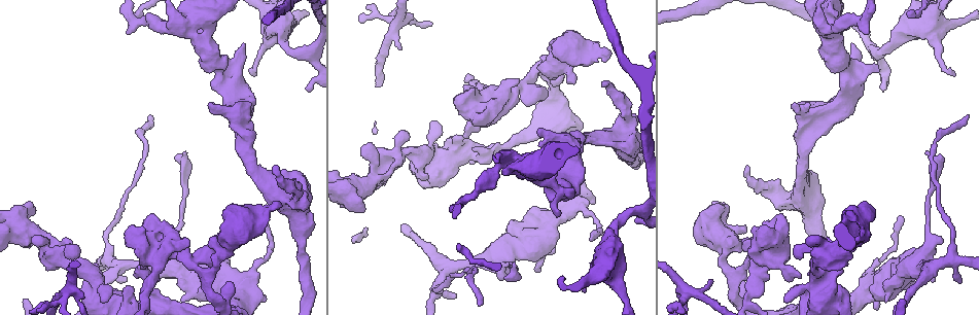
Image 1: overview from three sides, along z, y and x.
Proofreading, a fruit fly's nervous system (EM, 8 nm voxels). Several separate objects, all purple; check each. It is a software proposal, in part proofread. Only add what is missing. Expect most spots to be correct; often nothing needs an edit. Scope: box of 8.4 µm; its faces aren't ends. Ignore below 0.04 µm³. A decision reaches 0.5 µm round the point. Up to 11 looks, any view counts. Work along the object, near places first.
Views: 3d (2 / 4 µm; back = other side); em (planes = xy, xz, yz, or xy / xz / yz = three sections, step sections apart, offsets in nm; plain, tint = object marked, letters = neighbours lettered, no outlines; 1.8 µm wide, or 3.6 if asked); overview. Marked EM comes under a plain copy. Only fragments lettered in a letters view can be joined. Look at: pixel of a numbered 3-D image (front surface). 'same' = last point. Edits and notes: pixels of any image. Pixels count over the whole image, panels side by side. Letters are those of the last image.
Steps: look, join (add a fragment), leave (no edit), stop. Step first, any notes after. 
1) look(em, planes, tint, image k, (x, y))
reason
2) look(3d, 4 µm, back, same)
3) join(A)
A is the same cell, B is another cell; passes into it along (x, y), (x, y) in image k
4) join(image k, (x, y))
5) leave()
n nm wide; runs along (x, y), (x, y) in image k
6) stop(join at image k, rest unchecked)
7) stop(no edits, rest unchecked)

look(3d, 2 µm, image 1, (886, 299))
an open end

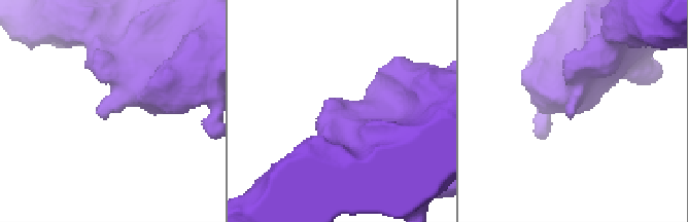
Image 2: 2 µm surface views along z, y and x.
look(em, xz, step 4, letters, image 2, (572, 114))

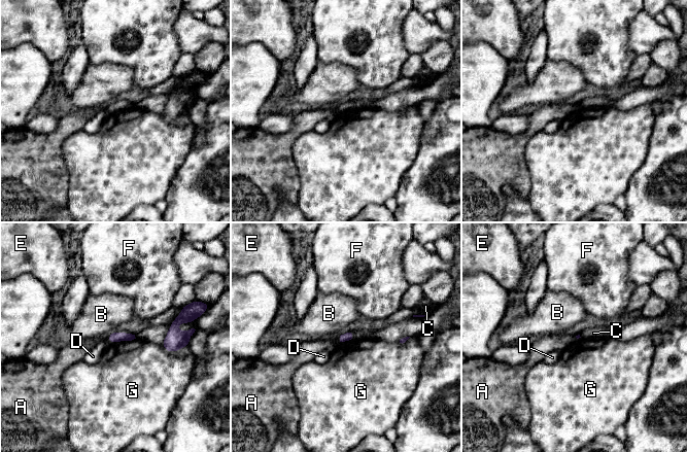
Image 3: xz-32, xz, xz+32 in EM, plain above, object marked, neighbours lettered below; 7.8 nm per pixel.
look(em, planes, letters, same)
cut it another way

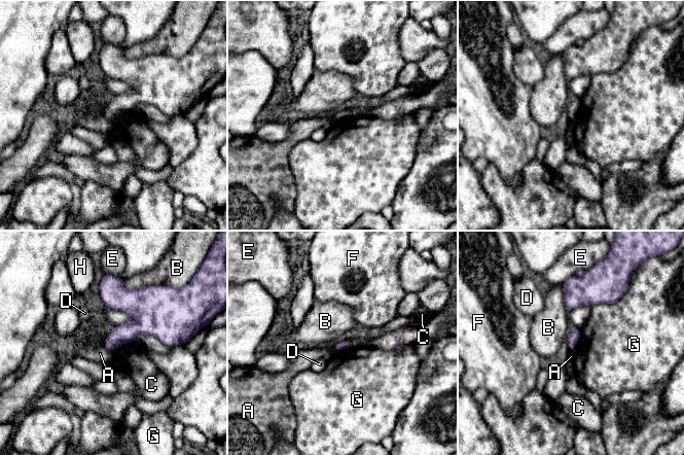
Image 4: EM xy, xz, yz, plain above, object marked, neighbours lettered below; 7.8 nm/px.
leave()
A, B, C, D, E, F, G and H are other cells; none of them fits

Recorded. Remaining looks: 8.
look(em, yz, step 16, tint, image 1, (856, 101))
closes a loop

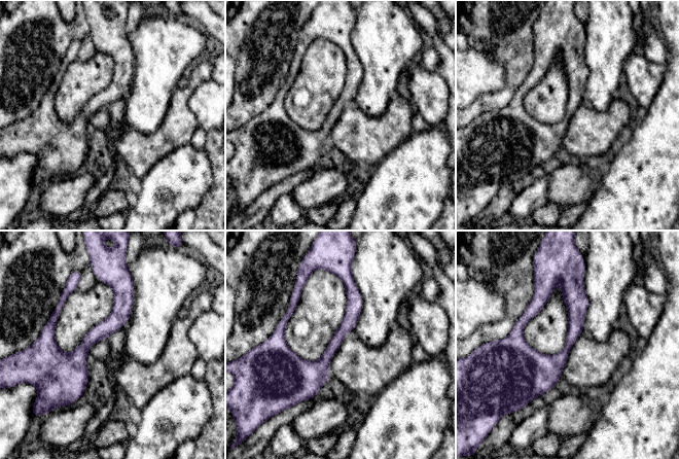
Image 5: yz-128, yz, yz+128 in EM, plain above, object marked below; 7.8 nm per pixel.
look(em, planes, letters, same)

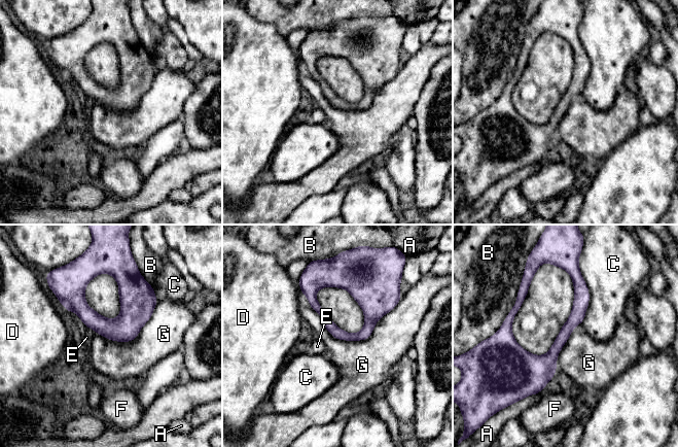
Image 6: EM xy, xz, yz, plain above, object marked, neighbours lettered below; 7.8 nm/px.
leave()
A, B, C, D, E, F and G are other cells; border along (398, 302), (311, 308) in image 6; no lettered fragment goes on from it

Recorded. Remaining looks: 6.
look(3d, 2 µm, image 1, (395, 156))
thick turns thin

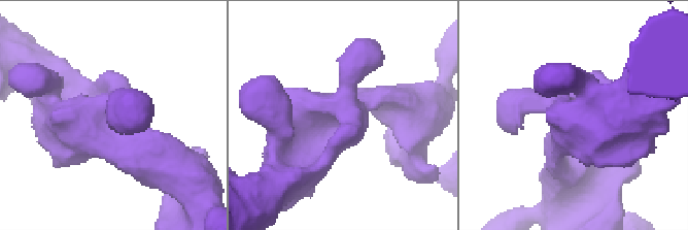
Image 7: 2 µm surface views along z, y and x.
look(em, planes, tint, image 7, (345, 110))
now the EM

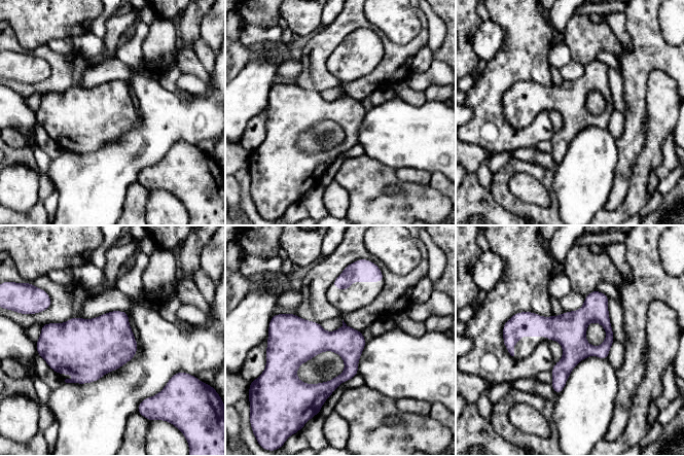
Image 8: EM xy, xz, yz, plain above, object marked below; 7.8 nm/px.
look(em, planes, letters, same)

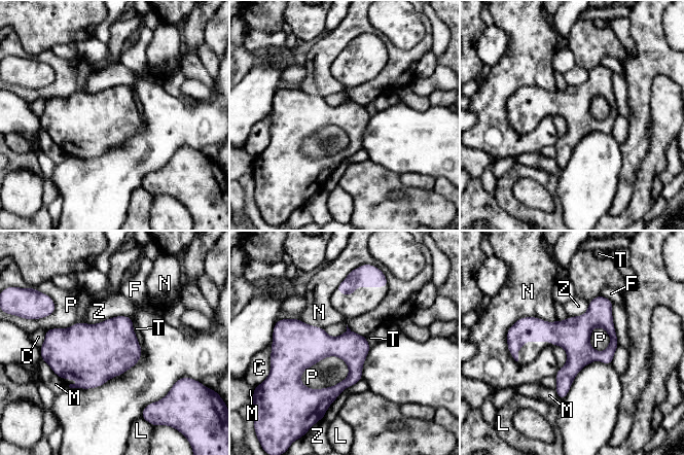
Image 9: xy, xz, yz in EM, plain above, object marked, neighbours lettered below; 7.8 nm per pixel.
leave()
240 nm wide; C, F, L, M, N, P, T and Z are other cells; border along (349, 368), (330, 386), (299, 380) in image 9; no lettered fragment goes on from it

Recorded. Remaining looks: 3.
look(em, xz, step 8, letters, image 1, (710, 280))
free end

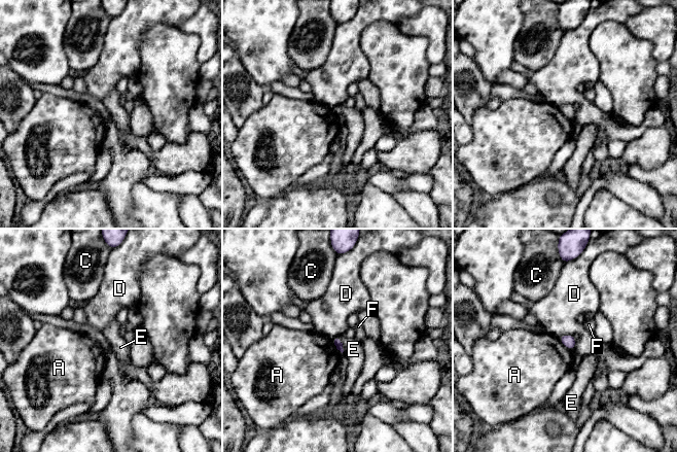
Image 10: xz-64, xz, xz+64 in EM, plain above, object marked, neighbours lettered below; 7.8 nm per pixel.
leave()
A, C, D, E and F are other cells; border along (339, 337), (343, 352) in image 10; no lettered fragment goes on from it

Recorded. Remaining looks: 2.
stop(no edits, rest unchecked)

